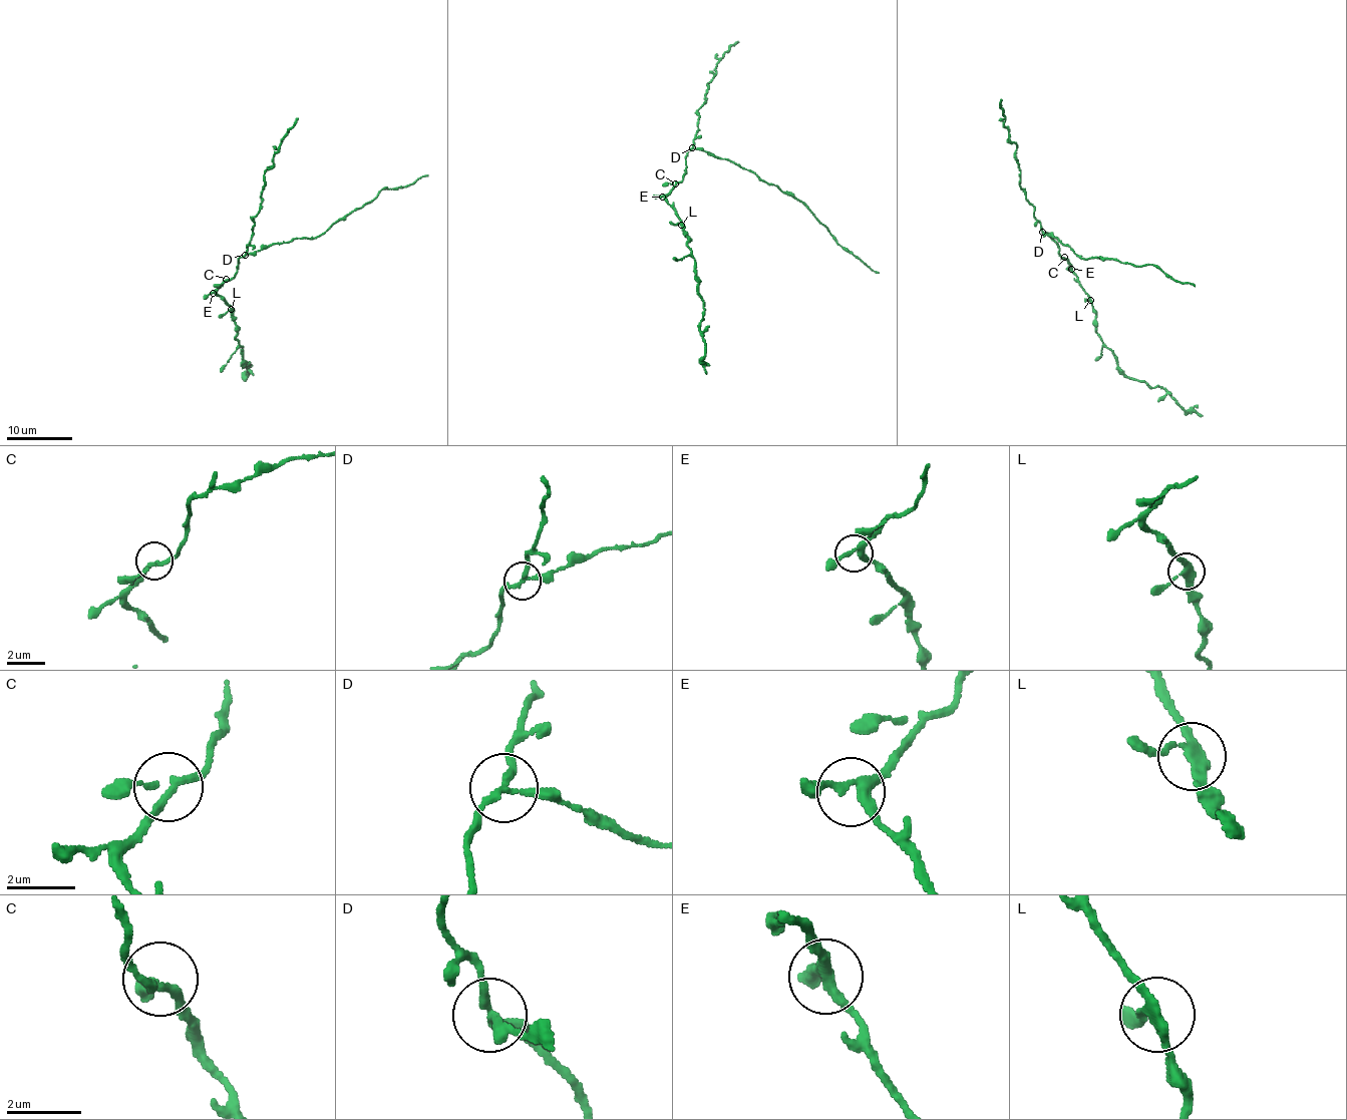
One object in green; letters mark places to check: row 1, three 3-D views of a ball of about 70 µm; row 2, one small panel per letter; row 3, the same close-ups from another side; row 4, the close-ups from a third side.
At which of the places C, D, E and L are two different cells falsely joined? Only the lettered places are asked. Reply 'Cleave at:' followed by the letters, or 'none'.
Cleave at: D

